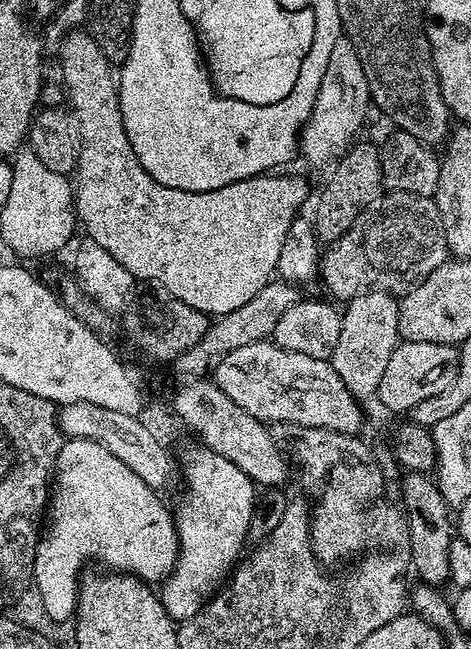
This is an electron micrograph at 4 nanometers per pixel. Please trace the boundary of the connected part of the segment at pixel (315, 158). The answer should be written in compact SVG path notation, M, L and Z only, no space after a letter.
M341 36L330 50L326 72L298 141L301 155L314 166L331 165L348 150L371 107L369 80L362 69L361 59L348 37Z

